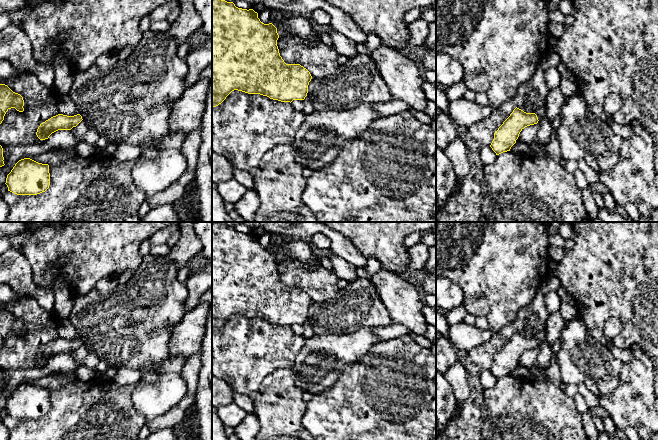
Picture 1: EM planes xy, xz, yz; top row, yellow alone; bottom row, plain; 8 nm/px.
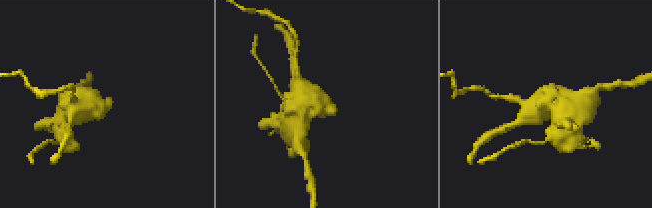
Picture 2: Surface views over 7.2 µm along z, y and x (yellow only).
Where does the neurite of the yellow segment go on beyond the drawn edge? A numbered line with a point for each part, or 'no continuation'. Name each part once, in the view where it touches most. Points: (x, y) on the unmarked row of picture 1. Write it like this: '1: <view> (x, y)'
no continuation

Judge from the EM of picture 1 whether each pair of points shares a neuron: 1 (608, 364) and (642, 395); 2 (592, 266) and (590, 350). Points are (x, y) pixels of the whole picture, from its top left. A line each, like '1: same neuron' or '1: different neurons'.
1: different neurons
2: different neurons

